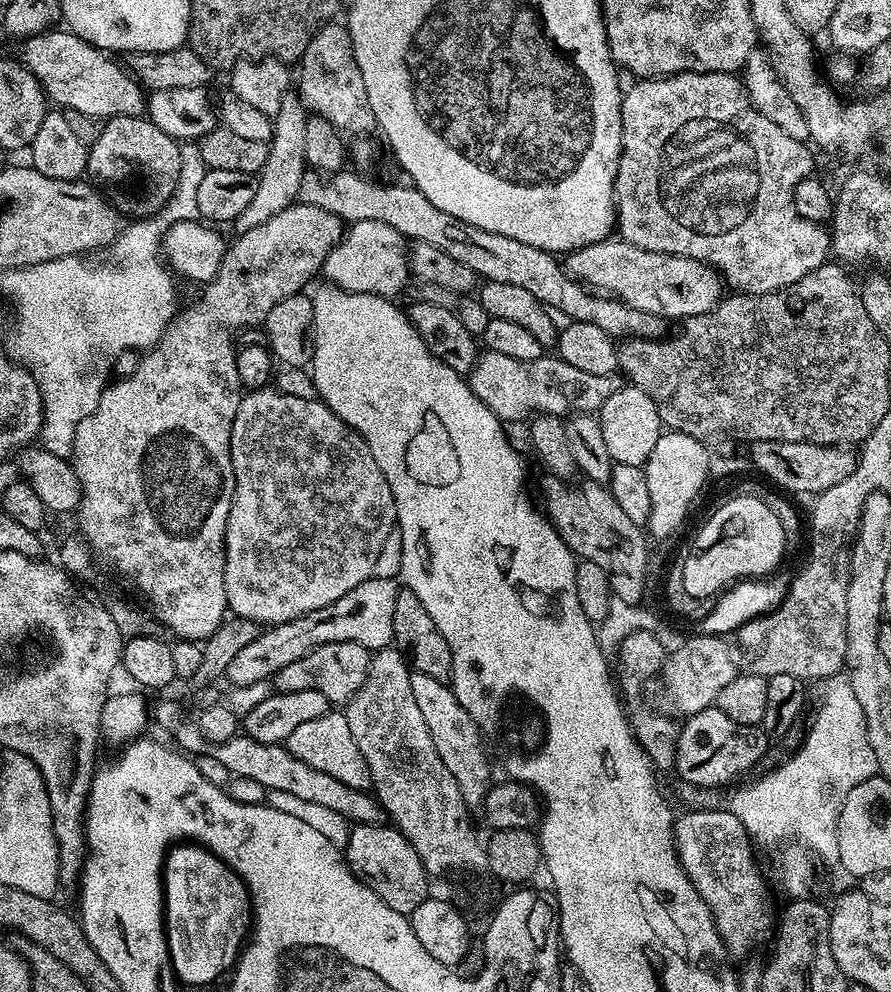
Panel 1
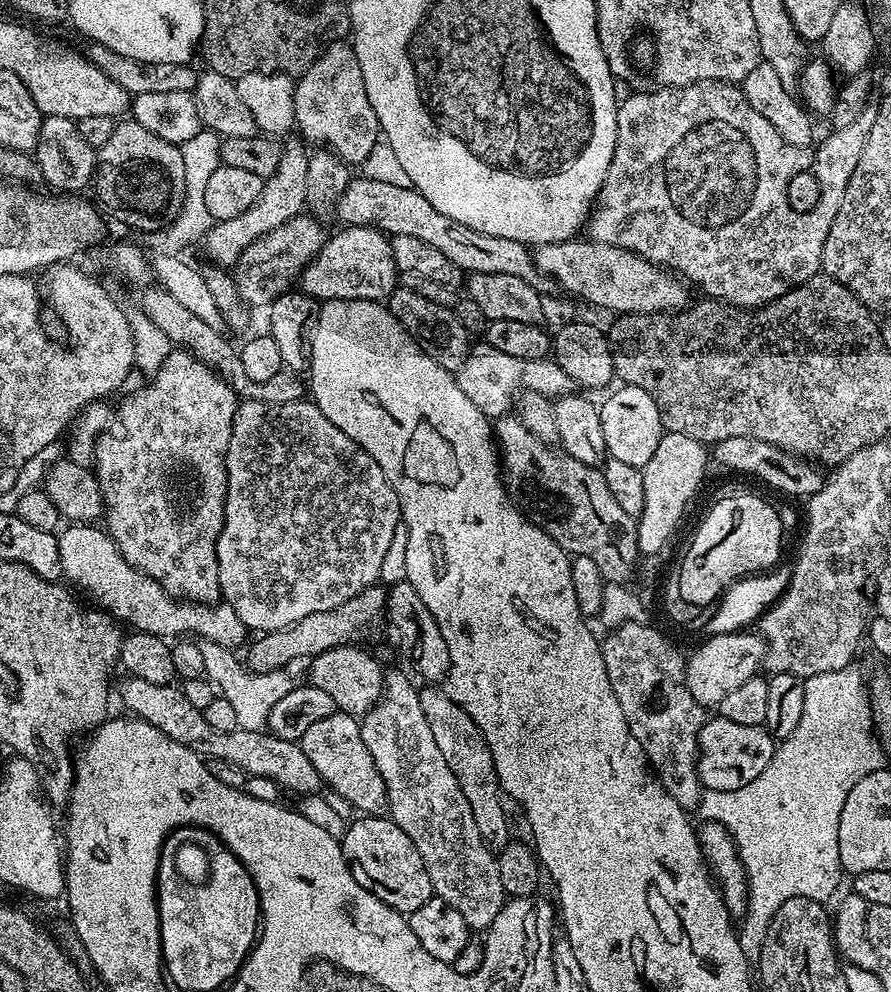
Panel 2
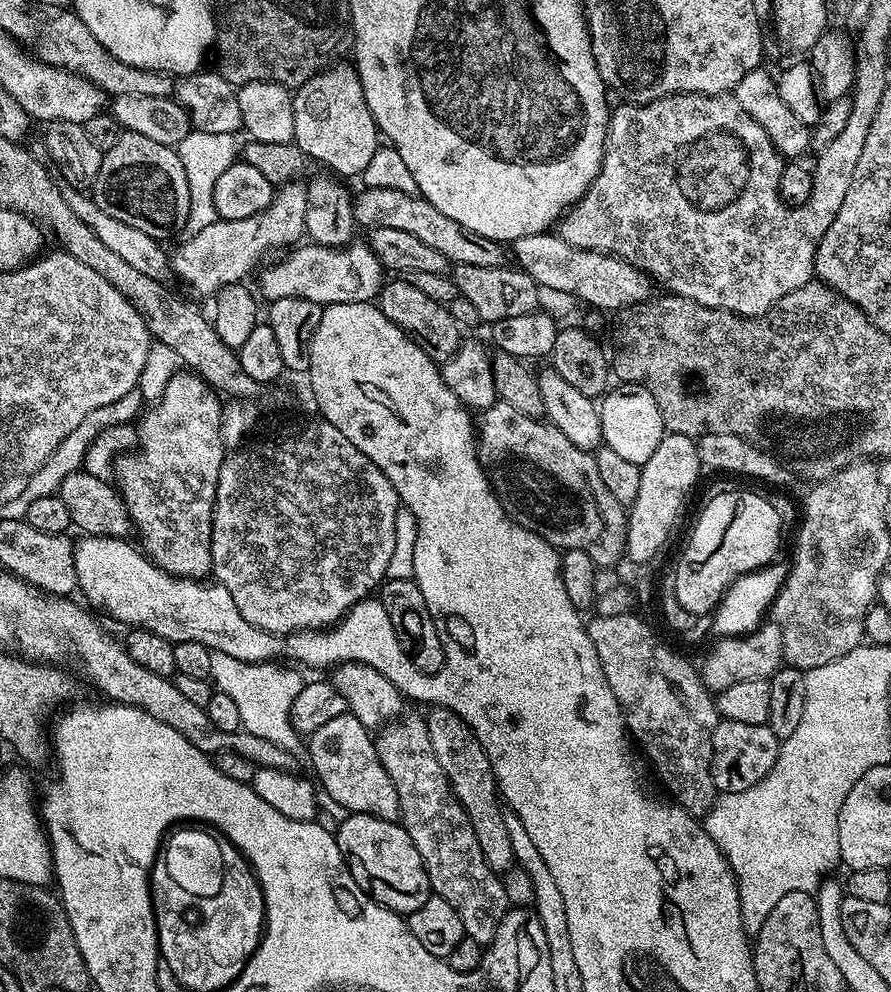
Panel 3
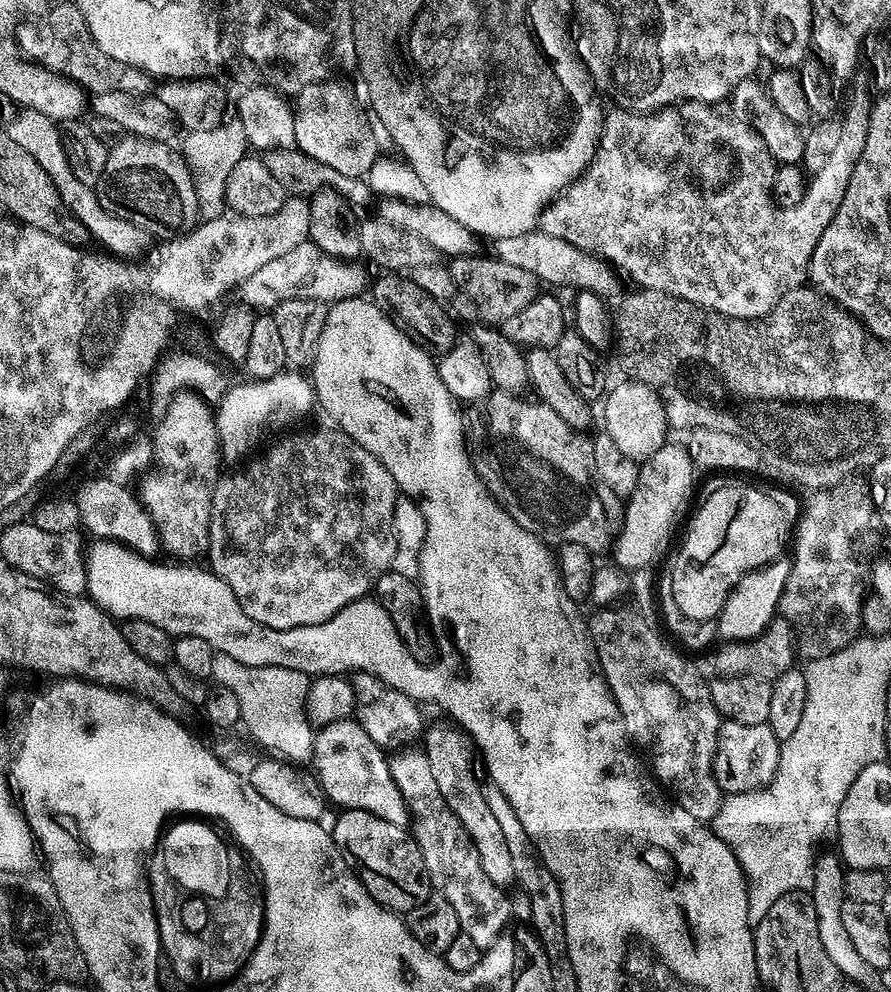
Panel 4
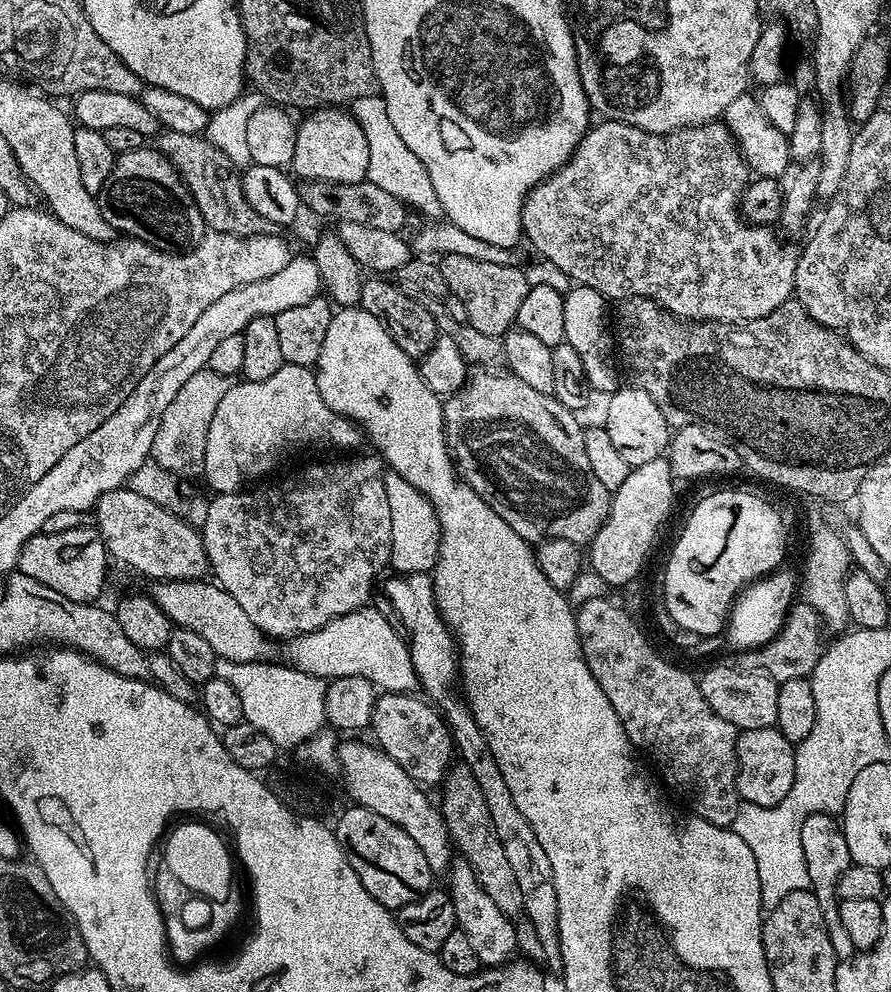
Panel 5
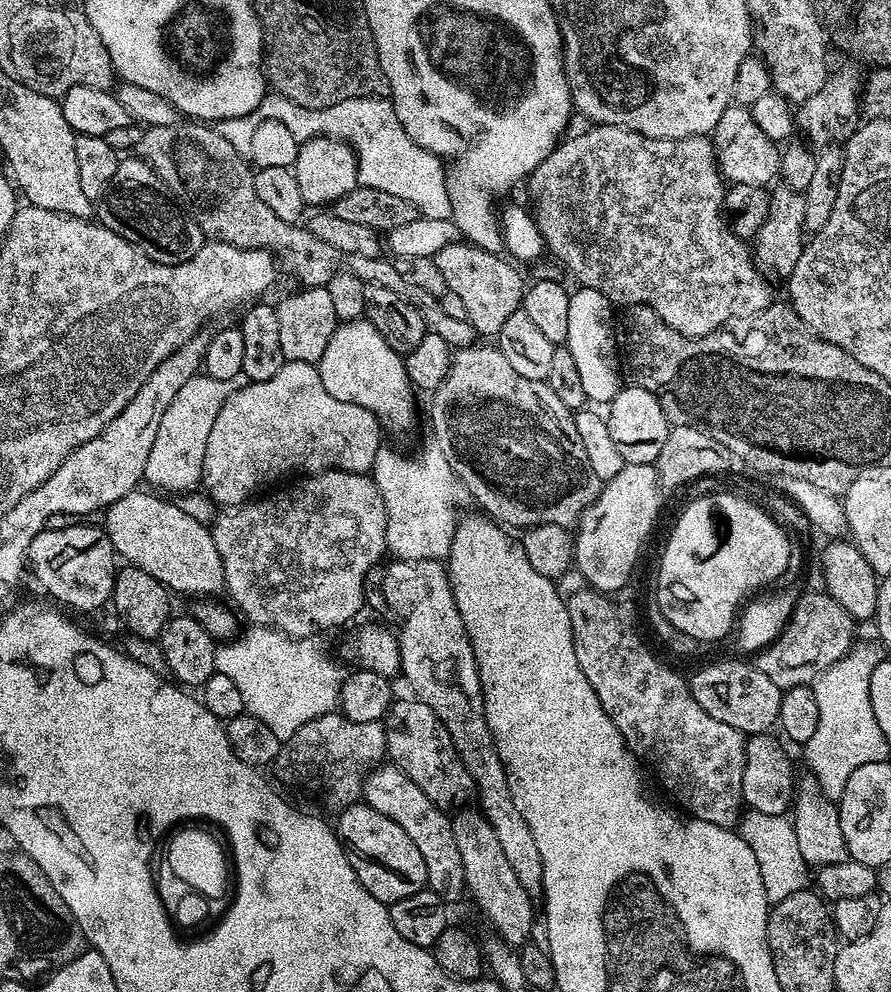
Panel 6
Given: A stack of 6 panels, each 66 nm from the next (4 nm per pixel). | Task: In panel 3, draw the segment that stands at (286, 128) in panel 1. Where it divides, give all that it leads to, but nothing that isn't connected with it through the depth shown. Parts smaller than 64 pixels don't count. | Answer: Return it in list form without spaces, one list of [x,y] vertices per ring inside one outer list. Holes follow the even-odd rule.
[[[289,181],[275,189],[272,204],[266,210],[245,220],[217,219],[193,236],[170,256],[170,268],[177,272],[190,287],[202,295],[211,297],[224,284],[239,284],[244,275],[275,248],[287,249],[301,241],[305,235],[306,187],[299,181]]]

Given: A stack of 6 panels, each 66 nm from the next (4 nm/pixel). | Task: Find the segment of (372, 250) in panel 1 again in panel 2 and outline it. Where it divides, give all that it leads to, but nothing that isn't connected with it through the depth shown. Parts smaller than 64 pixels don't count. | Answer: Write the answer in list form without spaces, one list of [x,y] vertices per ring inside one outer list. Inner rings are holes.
[[[377,228],[339,229],[337,236],[329,235],[322,250],[304,268],[298,281],[307,296],[325,300],[387,301],[398,287],[398,271],[392,253],[391,239]]]

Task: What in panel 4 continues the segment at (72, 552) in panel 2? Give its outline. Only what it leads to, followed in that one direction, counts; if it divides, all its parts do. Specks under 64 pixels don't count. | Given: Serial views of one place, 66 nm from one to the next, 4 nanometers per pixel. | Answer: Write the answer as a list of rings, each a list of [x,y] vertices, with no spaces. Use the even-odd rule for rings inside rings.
[[[95,541],[87,551],[89,599],[116,620],[152,622],[169,636],[205,639],[219,655],[255,668],[278,666],[298,670],[310,678],[344,676],[345,673],[376,672],[384,660],[356,656],[356,616],[346,606],[326,622],[276,630],[256,623],[238,603],[233,590],[215,572],[194,566],[168,566],[138,555],[119,541]],[[348,671],[348,672],[347,672]]]

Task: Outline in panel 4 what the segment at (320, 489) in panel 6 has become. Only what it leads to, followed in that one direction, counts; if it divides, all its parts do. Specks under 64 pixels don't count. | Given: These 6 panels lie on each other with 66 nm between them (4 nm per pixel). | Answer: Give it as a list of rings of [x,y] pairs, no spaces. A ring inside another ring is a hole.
[[[339,430],[332,432],[300,432],[297,436],[288,436],[280,440],[261,460],[256,460],[244,476],[236,480],[224,481],[217,479],[212,490],[212,509],[210,510],[210,534],[208,535],[208,547],[206,557],[210,563],[211,571],[218,578],[226,582],[226,585],[238,598],[242,609],[256,623],[262,626],[273,627],[276,630],[290,630],[298,626],[314,626],[326,622],[338,610],[342,610],[348,603],[367,597],[375,589],[377,580],[381,575],[391,569],[396,553],[396,531],[394,530],[394,506],[398,499],[398,489],[394,478],[390,478],[390,470],[370,454],[358,442],[351,440],[347,434]]]

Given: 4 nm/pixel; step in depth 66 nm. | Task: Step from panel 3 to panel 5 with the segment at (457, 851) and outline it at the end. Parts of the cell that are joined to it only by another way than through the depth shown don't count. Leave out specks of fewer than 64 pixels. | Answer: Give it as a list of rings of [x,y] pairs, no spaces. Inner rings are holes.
[[[463,858],[453,861],[448,878],[450,878],[448,893],[455,908],[457,927],[467,934],[481,965],[501,967],[506,964],[517,951],[516,928],[511,917],[499,910],[498,904],[478,882],[474,869]]]

